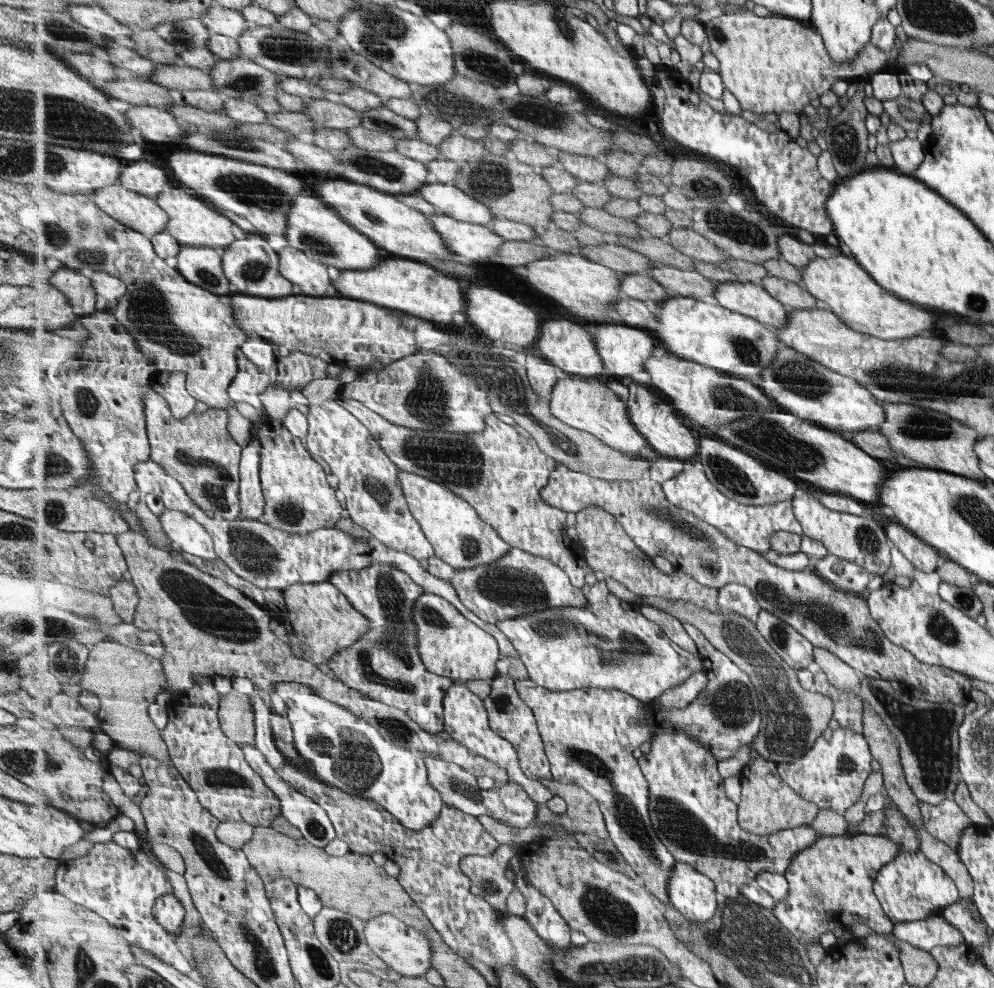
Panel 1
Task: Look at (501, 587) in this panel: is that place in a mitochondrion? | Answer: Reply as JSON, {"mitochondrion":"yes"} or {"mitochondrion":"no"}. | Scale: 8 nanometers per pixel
{"mitochondrion":"yes"}

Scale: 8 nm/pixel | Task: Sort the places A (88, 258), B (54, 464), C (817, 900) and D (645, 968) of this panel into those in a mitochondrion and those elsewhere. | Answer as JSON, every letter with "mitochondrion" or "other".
{"A":"mitochondrion","B":"mitochondrion","C":"mitochondrion","D":"mitochondrion"}

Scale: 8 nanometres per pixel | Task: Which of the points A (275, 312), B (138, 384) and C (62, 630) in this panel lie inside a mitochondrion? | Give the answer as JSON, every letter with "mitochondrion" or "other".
{"A":"other","B":"other","C":"mitochondrion"}

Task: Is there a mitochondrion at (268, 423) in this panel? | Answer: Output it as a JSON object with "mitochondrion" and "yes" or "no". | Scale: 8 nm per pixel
{"mitochondrion":"no"}

